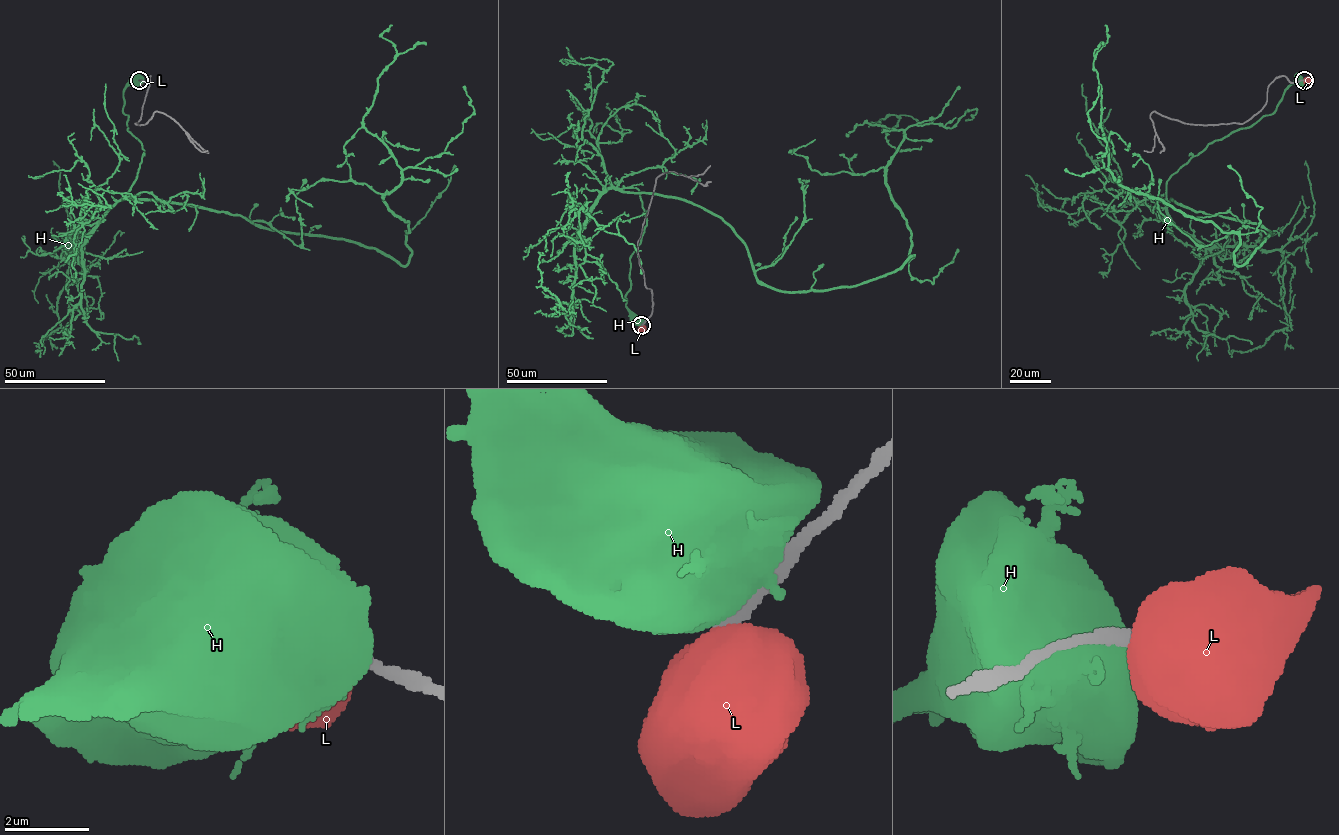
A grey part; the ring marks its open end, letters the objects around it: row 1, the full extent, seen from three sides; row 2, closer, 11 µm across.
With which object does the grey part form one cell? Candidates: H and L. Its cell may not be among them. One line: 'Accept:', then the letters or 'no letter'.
Accept: L

